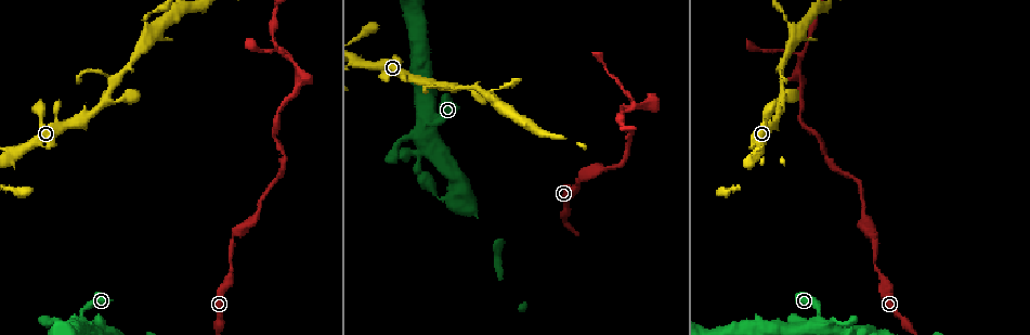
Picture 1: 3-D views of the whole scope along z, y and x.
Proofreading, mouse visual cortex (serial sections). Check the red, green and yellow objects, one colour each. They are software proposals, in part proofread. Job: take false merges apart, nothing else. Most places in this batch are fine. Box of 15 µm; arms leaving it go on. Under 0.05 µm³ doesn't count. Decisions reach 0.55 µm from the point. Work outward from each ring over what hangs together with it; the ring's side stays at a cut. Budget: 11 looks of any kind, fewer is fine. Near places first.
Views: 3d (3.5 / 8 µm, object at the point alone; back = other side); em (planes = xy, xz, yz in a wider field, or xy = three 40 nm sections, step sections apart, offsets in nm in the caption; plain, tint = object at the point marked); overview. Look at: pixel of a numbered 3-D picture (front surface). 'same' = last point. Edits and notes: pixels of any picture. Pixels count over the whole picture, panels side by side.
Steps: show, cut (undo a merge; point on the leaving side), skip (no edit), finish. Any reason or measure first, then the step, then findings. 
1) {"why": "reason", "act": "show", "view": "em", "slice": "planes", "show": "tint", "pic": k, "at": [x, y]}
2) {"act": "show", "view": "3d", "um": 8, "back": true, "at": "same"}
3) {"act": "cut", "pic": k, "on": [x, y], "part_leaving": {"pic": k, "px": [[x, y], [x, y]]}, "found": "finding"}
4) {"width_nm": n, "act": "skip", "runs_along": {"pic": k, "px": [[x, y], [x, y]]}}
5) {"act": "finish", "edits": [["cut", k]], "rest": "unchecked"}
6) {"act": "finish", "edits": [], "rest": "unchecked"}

{"why": "a fork", "act": "show", "view": "3d", "um": 8, "pic": 1, "at": [116, 78]}

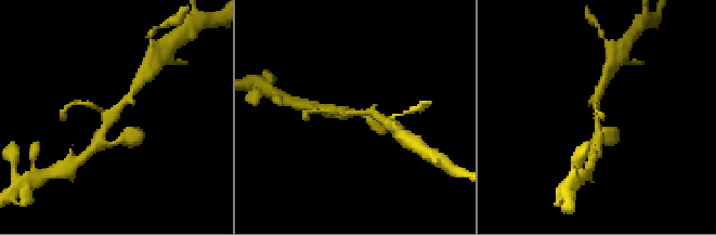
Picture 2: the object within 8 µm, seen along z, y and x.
{"act": "show", "view": "3d", "um": 3.5, "pic": 2, "at": [111, 117]}

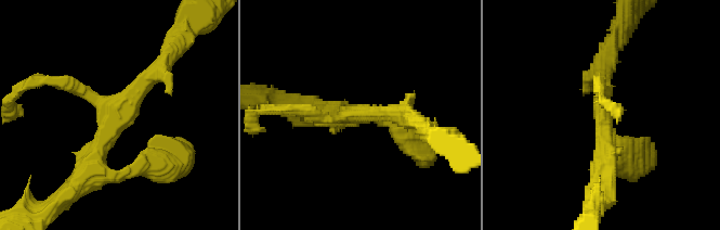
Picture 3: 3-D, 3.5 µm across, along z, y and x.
{"act": "skip", "found": "continuous, no second cell"}

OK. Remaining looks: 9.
{"why": "small branch off a trunk", "act": "show", "view": "3d", "um": 8, "pic": 1, "at": [794, 43]}

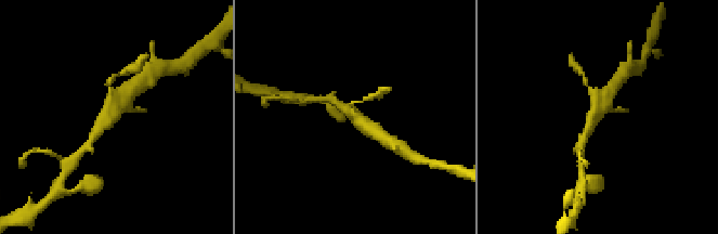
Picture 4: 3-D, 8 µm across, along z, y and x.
{"act": "show", "view": "em", "slice": "xy", "step": 2, "show": "tint", "pic": 4, "at": [597, 112]}

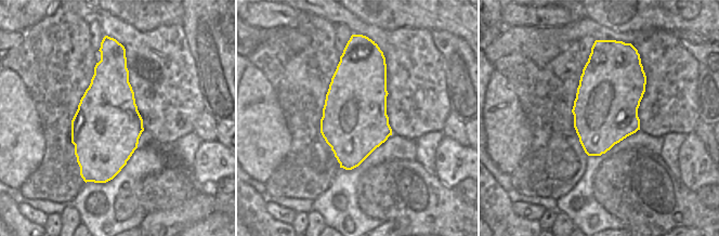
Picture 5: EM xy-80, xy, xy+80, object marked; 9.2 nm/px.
{"arm_widths_nm": [200, 250, 500], "act": "skip", "runs_along": {"pic": 4, "px": [[92, 138], [128, 89]]}, "found": "one cell here"}

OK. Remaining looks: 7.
{"why": "branch point", "act": "show", "view": "3d", "um": 8, "back": true, "pic": 1, "at": [800, 79]}

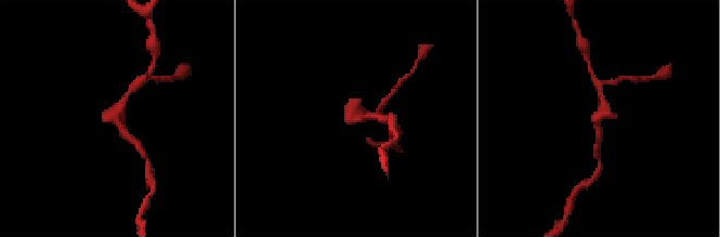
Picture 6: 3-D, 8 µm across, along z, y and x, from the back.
{"why": "now the EM", "act": "show", "view": "em", "slice": "xy", "step": 5, "show": "tint", "pic": 6, "at": [596, 116]}

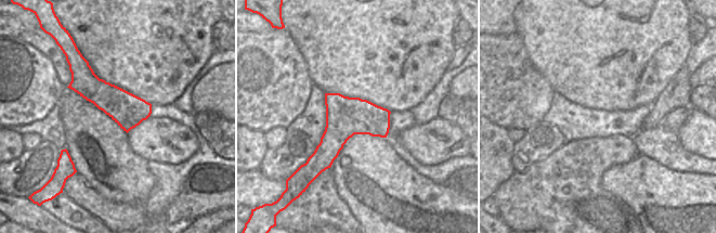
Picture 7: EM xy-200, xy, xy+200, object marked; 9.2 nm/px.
{"act": "skip", "runs_along": {"pic": 6, "px": [[133, 141], [116, 115], [129, 91]]}, "found": "continuous, no second cell"}

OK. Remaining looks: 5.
{"why": "abrupt turn", "act": "show", "view": "3d", "um": 3.5, "pic": 1, "at": [424, 123]}

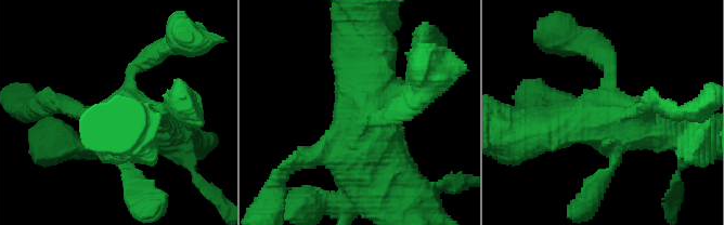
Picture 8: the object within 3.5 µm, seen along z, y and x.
{"why": "need the tissue", "act": "show", "view": "em", "slice": "xy", "step": 5, "show": "plain", "pic": 8, "at": [374, 110]}

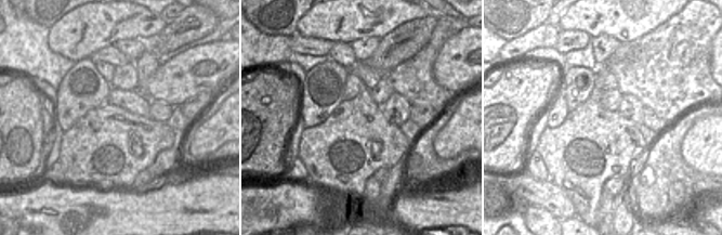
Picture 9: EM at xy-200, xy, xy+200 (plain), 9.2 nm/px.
{"act": "show", "view": "em", "slice": "xy", "step": 5, "show": "tint", "at": "same"}

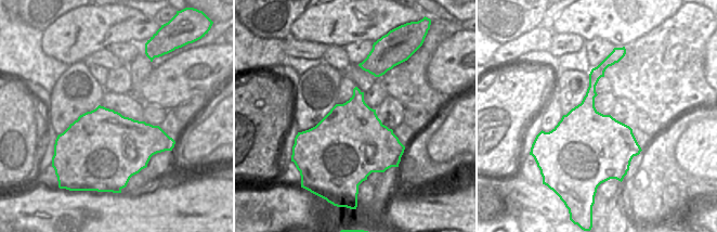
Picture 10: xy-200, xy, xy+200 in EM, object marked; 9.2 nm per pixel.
{"act": "skip", "runs_along": {"pic": 8, "px": [[598, 49], [602, 105], [535, 132]]}, "found": "all the same cell"}

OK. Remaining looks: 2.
{"act": "finish", "edits": [], "rest": "unchecked"}

